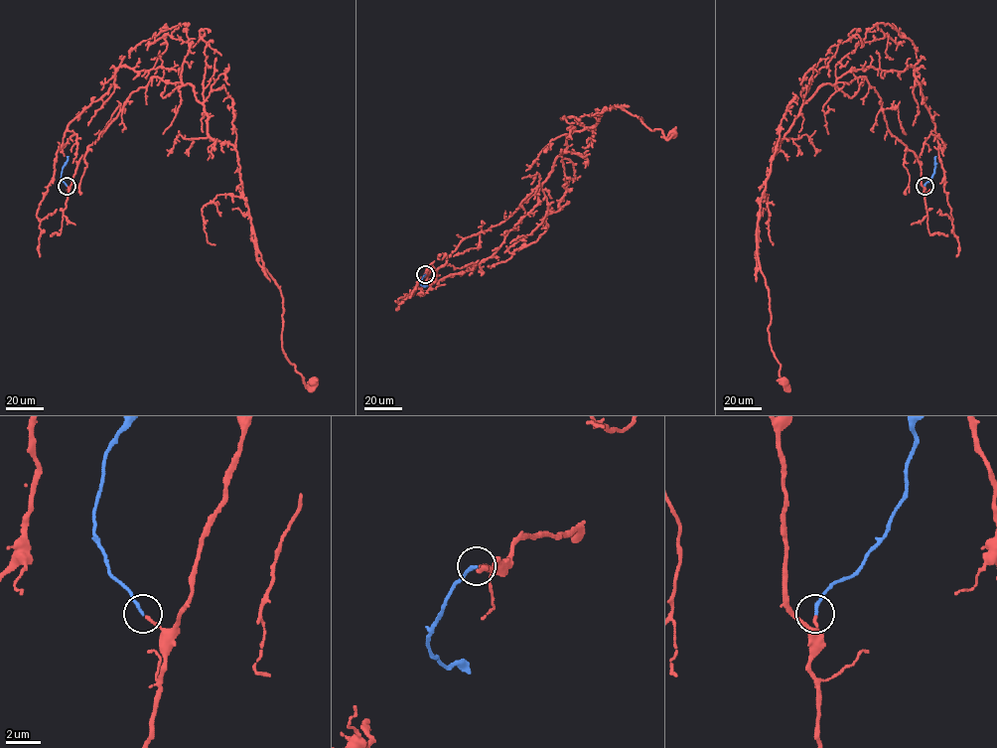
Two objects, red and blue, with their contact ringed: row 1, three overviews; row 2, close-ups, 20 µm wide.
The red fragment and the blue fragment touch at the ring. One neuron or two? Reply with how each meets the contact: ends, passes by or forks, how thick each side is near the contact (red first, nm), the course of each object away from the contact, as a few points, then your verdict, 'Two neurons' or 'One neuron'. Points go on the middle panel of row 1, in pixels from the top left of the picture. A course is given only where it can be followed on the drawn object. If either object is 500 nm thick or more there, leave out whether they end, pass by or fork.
At the ring red ends. At the ring blue ends. Thickness 160 nm (red) against 190 nm. Course of red: (426, 274), (537, 192), (567, 135), (596, 125), (605, 109), (618, 106), (672, 134). Course of blue: (425, 274), (420, 284), (426, 286). One neuron

